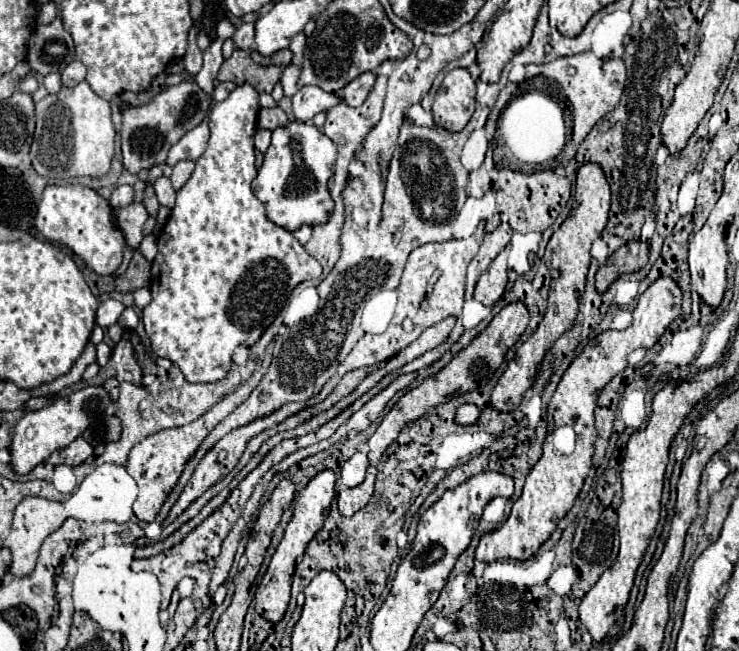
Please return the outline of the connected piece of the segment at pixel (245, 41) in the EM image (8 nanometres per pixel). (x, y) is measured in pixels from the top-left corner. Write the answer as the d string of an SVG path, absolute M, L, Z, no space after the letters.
M243 23L243 25L233 33L235 47L251 49L251 47L253 47L253 39L255 39L255 23Z

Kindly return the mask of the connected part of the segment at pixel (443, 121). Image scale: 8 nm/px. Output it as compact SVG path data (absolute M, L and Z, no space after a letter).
M453 69L445 75L435 101L433 119L435 125L447 131L461 131L475 111L475 81L467 69Z

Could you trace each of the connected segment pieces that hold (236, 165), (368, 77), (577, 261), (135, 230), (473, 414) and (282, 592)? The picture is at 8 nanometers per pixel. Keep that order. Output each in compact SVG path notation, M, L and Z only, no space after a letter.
M239 85L235 91L229 93L229 97L221 103L215 103L211 115L209 115L209 129L211 129L211 137L209 137L209 145L205 149L205 153L197 159L197 167L191 175L191 179L185 183L185 187L181 191L177 191L177 201L175 201L175 207L157 239L157 245L159 245L159 253L157 257L153 259L153 269L151 269L151 297L153 301L147 305L142 311L142 321L145 331L149 335L149 341L151 341L151 349L157 357L167 357L171 359L179 369L181 373L185 375L185 379L189 383L215 383L215 381L221 381L229 369L231 369L231 363L233 363L233 351L239 347L239 345L245 345L245 347L251 347L259 341L259 337L263 335L263 331L275 321L275 317L279 315L279 311L283 309L285 301L289 299L291 291L301 283L301 281L307 281L307 279L315 279L315 277L321 277L321 265L317 263L317 259L313 259L305 249L303 245L293 237L291 231L285 231L283 227L277 227L275 223L271 223L265 215L265 205L253 195L251 191L251 181L257 177L257 169L255 169L255 149L253 149L253 135L255 135L255 129L257 129L257 111L259 111L259 93L249 85Z
M363 73L363 75L359 75L357 79L353 79L353 81L343 89L343 99L347 101L347 105L359 107L359 105L367 99L367 95L369 95L373 83L375 83L375 77L377 77L375 73Z
M585 163L577 171L577 189L575 189L575 197L571 201L573 209L571 209L569 217L563 221L563 225L553 233L546 246L544 261L549 268L557 268L559 277L551 279L549 303L547 303L545 317L539 323L537 331L533 331L533 335L517 349L517 353L509 361L505 373L493 387L491 399L489 399L489 405L493 409L497 409L501 413L511 413L519 407L523 393L533 385L537 367L541 365L545 353L573 325L573 319L577 317L579 297L585 291L585 277L587 277L587 269L589 269L589 261L591 261L589 249L591 249L591 243L601 235L601 231L607 225L609 199L611 199L611 191L609 191L609 185L607 185L607 179L605 179L601 167L597 167L595 163Z
M131 203L127 207L117 207L113 209L113 217L119 229L125 231L125 241L131 249L137 249L137 245L141 243L143 235L141 235L141 227L147 221L147 209L143 203Z
M465 403L457 409L457 415L455 415L455 423L459 425L471 425L479 419L479 413L481 409L477 405L471 405L471 403Z
M321 471L317 477L313 477L309 481L309 485L295 499L293 519L289 521L285 535L283 535L277 551L273 553L273 559L267 567L267 573L263 575L263 585L259 583L257 593L255 593L255 611L261 617L265 617L267 621L277 623L283 619L287 605L289 605L289 597L291 597L291 577L293 577L295 565L297 565L297 561L301 561L309 541L323 527L323 521L329 515L329 507L331 507L333 497L335 497L335 473L333 471Z

